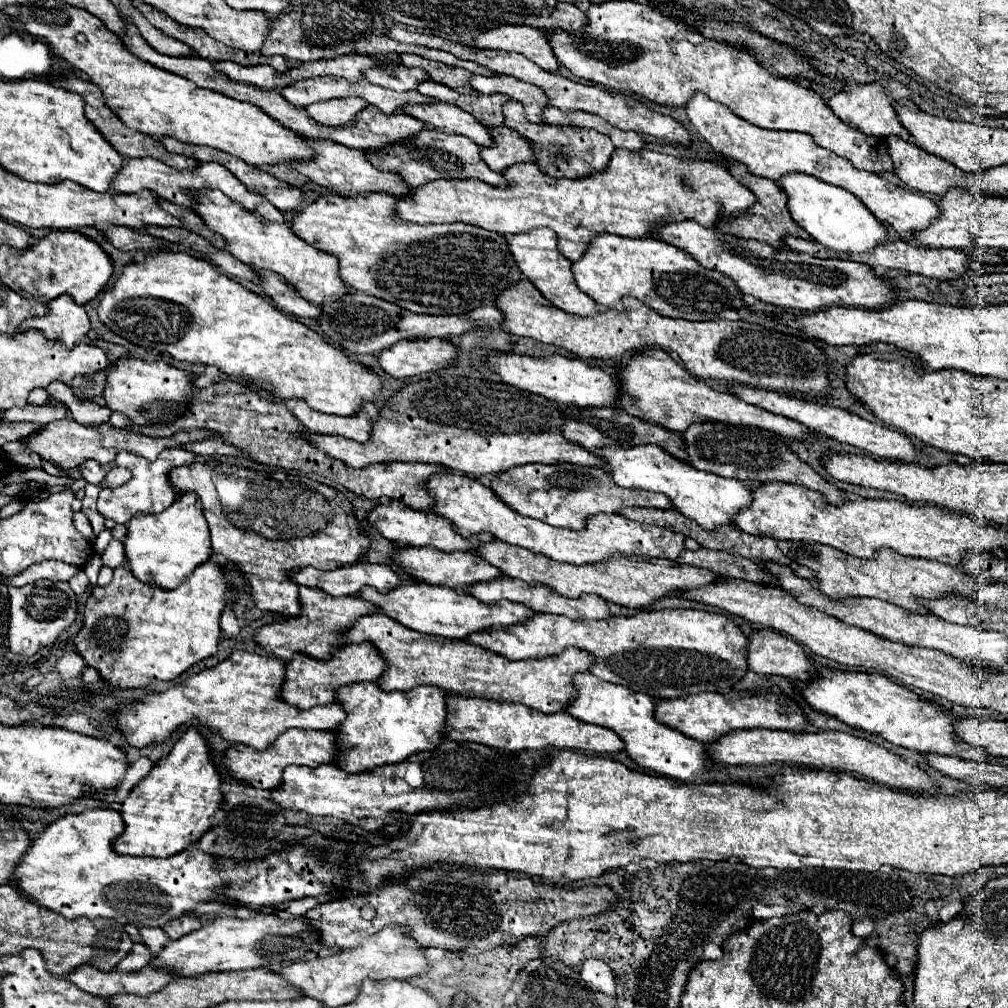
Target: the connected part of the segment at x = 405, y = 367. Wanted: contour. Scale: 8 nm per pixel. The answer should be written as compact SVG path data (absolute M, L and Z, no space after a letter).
M402 339L378 355L382 371L392 377L414 377L428 371L440 371L456 359L456 347L444 339Z

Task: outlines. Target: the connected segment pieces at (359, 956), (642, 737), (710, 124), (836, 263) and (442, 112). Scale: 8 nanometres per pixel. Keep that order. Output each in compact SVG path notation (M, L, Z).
M386 925L354 949L344 949L324 959L292 963L278 969L276 973L282 975L290 985L298 987L302 997L318 999L328 1007L340 1007L354 1001L364 979L410 979L414 975L420 975L422 971L426 971L424 949L408 939L402 927Z
M588 671L576 673L572 683L578 693L572 699L572 703L568 703L568 707L564 711L584 723L600 725L600 727L614 731L624 741L626 755L638 767L642 767L646 771L656 771L664 777L682 779L682 781L692 781L698 775L710 771L712 763L706 757L704 745L700 741L694 741L694 739L658 723L654 719L654 701L648 695L634 693L632 689L626 689L622 685L610 685L610 683L594 677Z
M696 93L684 105L684 109L686 109L688 119L696 127L696 131L710 143L710 147L716 153L726 155L736 161L742 161L752 175L760 175L760 177L768 177L772 181L778 181L778 177L782 177L790 171L798 171L798 173L814 175L816 179L826 181L830 185L842 187L842 189L854 193L866 205L866 209L872 211L872 215L878 221L892 227L910 245L920 245L912 237L912 231L928 227L930 221L934 219L934 215L938 215L938 205L930 197L926 197L922 193L908 191L904 187L896 187L876 173L866 173L862 169L856 169L848 159L842 159L842 157L830 153L828 149L818 147L810 139L810 135L806 135L806 133L758 129L752 123L734 115L726 105L708 99L704 93Z
M694 221L666 223L662 227L654 227L652 237L684 249L702 267L720 271L722 275L732 279L742 293L792 313L816 313L832 305L878 309L880 305L894 299L892 287L878 275L874 275L872 269L864 263L844 259L818 259L790 249L774 249L766 243L742 239L724 233L718 227L702 227Z
M434 101L434 103L422 103L422 105L406 105L402 109L402 113L416 117L418 121L426 123L428 127L442 129L446 133L464 135L478 145L486 145L486 147L492 145L488 127L484 127L472 115L468 115L466 111L462 111L450 103Z

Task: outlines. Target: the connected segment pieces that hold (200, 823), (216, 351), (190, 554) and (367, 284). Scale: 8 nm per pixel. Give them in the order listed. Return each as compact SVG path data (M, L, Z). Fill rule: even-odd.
M188 729L176 741L170 755L160 759L160 763L154 765L150 775L144 777L124 799L120 807L120 815L126 827L124 833L114 839L112 849L118 855L150 855L150 857L172 857L182 853L192 843L198 843L198 839L212 827L214 813L218 811L222 799L222 793L218 789L220 789L220 775L210 761L206 741L196 729Z
M160 251L160 253L154 253L154 255L146 255L144 261L134 261L130 265L126 265L122 269L122 273L118 275L116 283L112 289L104 291L100 303L98 303L98 317L100 321L112 331L116 333L118 337L124 337L126 341L134 343L134 345L140 345L140 347L146 347L146 349L156 349L160 353L168 353L170 357L174 357L176 361L188 361L188 363L202 363L202 365L214 365L218 367L222 373L230 375L230 377L242 377L242 379L248 379L252 381L258 389L266 389L268 393L272 393L274 397L278 399L304 399L314 411L320 411L320 413L330 413L330 415L354 415L364 401L374 401L374 397L380 395L380 377L374 375L370 369L362 367L360 363L354 363L350 361L340 349L336 349L334 345L326 343L324 337L316 331L312 331L310 327L306 327L304 323L298 323L296 319L290 319L286 313L278 311L274 305L270 305L268 301L264 301L262 297L254 295L252 291L244 289L240 283L236 283L234 279L226 277L226 275L220 275L216 271L216 267L210 263L210 261L204 261L204 259L196 259L196 257L190 257L188 253L172 253L172 251Z
M184 493L172 507L162 513L136 515L128 523L124 539L124 553L132 575L138 581L152 583L162 589L178 587L198 565L210 559L210 533L202 513L202 505L194 493Z
M370 193L370 195L358 195L358 197L342 197L342 195L326 195L326 197L320 197L318 201L302 207L290 221L290 229L300 237L304 239L306 243L318 247L320 251L326 251L330 255L334 255L338 259L338 277L354 287L356 291L362 291L366 295L372 295L372 297L378 297L378 299L384 299L384 301L390 301L402 309L408 309L412 313L424 313L424 315L458 315L458 313L464 313L464 311L470 311L470 309L476 309L480 307L482 303L486 305L494 305L496 297L500 291L504 291L506 287L518 283L522 279L522 273L514 261L514 257L510 255L508 251L508 243L504 239L504 235L498 235L498 233L490 233L490 231L484 231L480 227L472 227L472 225L466 225L466 223L452 223L452 225L416 225L416 223L406 223L406 221L400 221L400 219L394 219L392 217L392 205L394 205L396 197L394 195L388 195L388 193Z

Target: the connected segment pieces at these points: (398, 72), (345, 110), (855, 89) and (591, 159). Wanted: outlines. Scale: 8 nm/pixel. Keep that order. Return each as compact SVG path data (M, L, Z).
M404 65L374 67L374 69L366 71L366 81L400 91L400 93L414 89L418 83L422 83L426 79L428 79L426 71L420 71L418 67L404 67Z
M340 97L340 99L328 99L328 101L322 101L322 103L312 103L306 107L308 115L322 123L322 125L330 125L330 127L336 127L336 125L346 125L354 119L354 115L358 111L362 111L366 107L366 101L364 99L358 99L358 97Z
M888 79L888 81L876 81L876 83L868 83L868 85L856 85L856 83L848 83L850 85L850 91L842 91L842 93L836 93L830 101L828 101L828 107L834 109L834 113L852 129L858 129L862 131L864 135L874 135L874 137L888 137L888 135L898 135L902 139L910 139L910 135L906 133L906 129L902 127L902 123L898 121L898 115L894 113L892 109L892 103L894 101L900 101L900 99L908 99L908 89L900 83L900 81L894 81L894 79Z
M506 101L502 105L502 109L504 109L504 125L518 131L524 139L528 139L532 143L534 163L540 167L542 173L546 173L550 177L580 179L580 177L586 177L594 171L602 171L602 167L606 167L612 157L614 145L612 145L610 137L606 137L594 129L572 127L572 125L560 127L560 125L546 125L546 123L542 123L542 125L530 123L524 117L522 105L516 101Z

